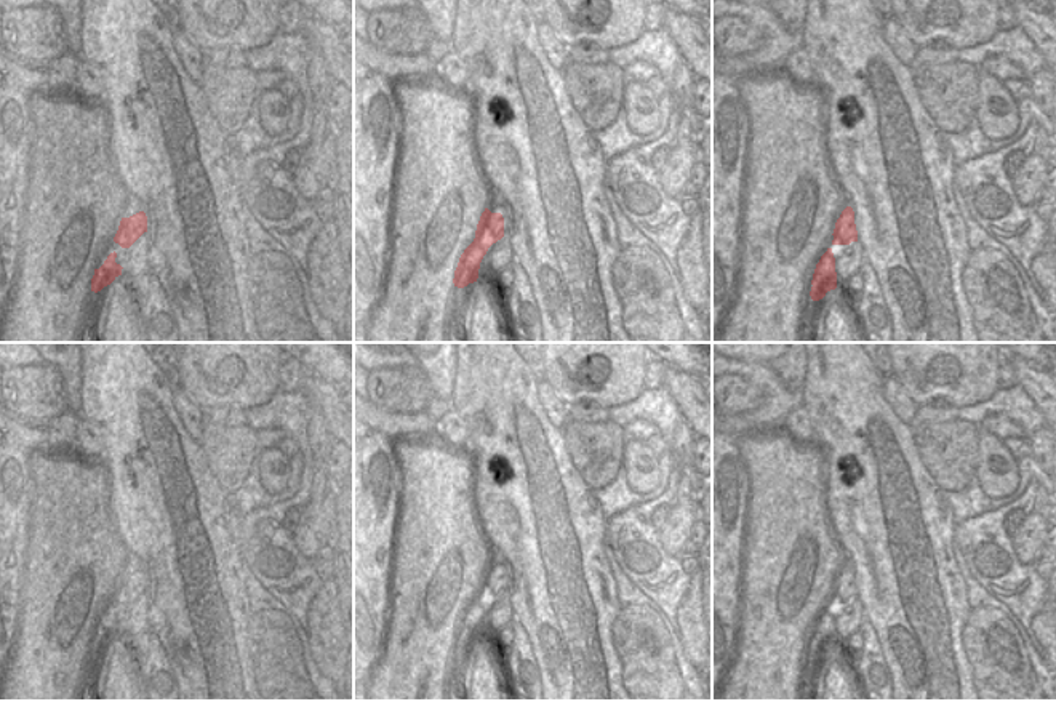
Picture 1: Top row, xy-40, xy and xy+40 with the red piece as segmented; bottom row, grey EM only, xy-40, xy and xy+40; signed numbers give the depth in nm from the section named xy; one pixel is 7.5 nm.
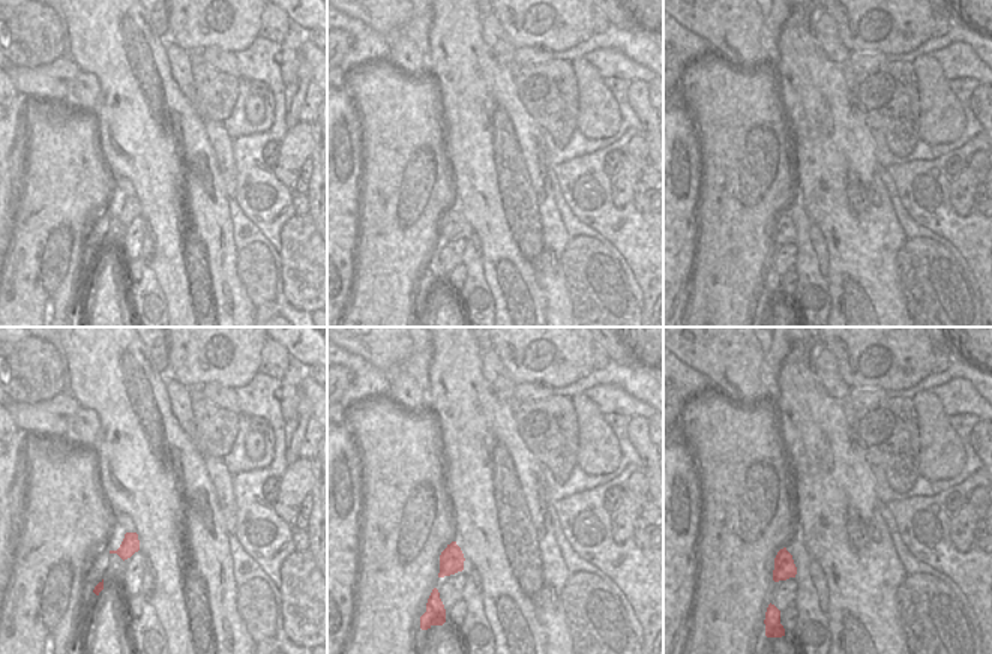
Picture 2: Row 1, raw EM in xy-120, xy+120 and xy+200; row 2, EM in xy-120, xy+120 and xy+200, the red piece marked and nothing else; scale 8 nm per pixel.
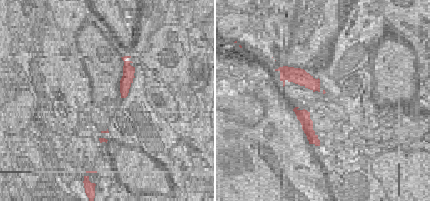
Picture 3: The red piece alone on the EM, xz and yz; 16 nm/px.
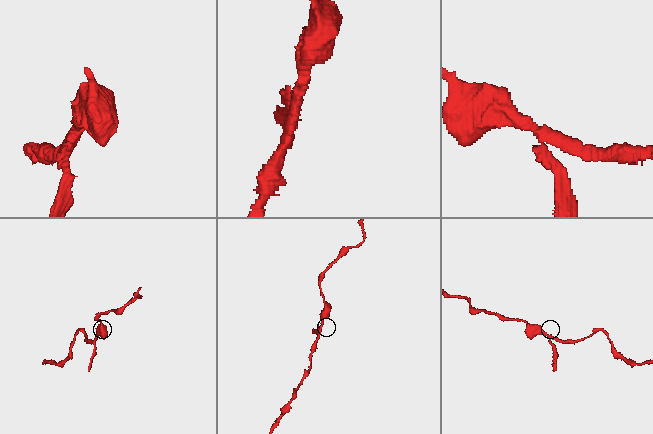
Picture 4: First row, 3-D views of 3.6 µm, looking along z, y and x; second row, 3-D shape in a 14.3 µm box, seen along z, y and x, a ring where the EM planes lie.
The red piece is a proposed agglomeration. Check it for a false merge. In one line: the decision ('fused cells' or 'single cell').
fused cells

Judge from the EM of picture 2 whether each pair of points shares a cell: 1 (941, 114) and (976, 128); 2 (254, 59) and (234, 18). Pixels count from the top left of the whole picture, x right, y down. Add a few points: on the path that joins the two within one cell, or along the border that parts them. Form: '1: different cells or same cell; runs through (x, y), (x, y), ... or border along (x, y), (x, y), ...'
1: different cells; border along (959, 137), (953, 143)
2: different cells; border along (258, 35), (248, 47), (234, 53)

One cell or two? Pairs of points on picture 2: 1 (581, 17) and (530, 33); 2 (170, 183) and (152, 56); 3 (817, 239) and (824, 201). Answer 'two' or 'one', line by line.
1: one
2: one
3: two

